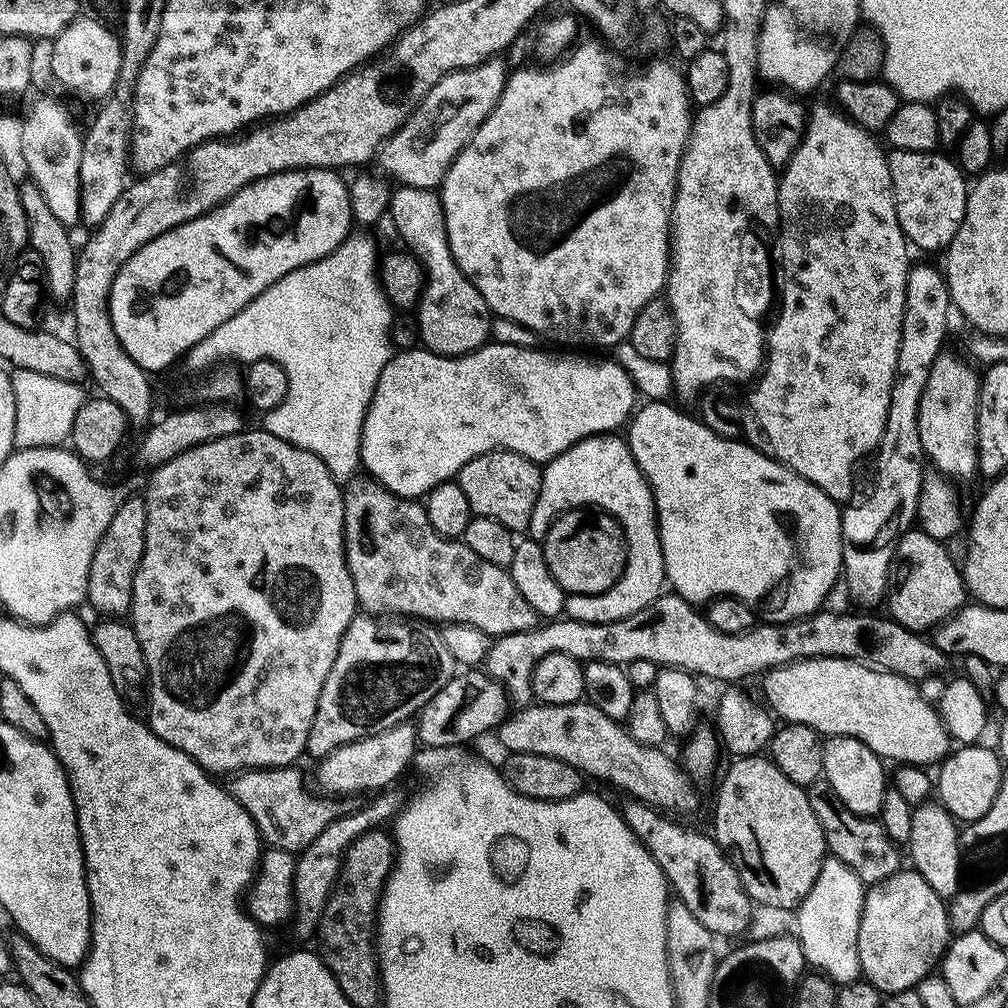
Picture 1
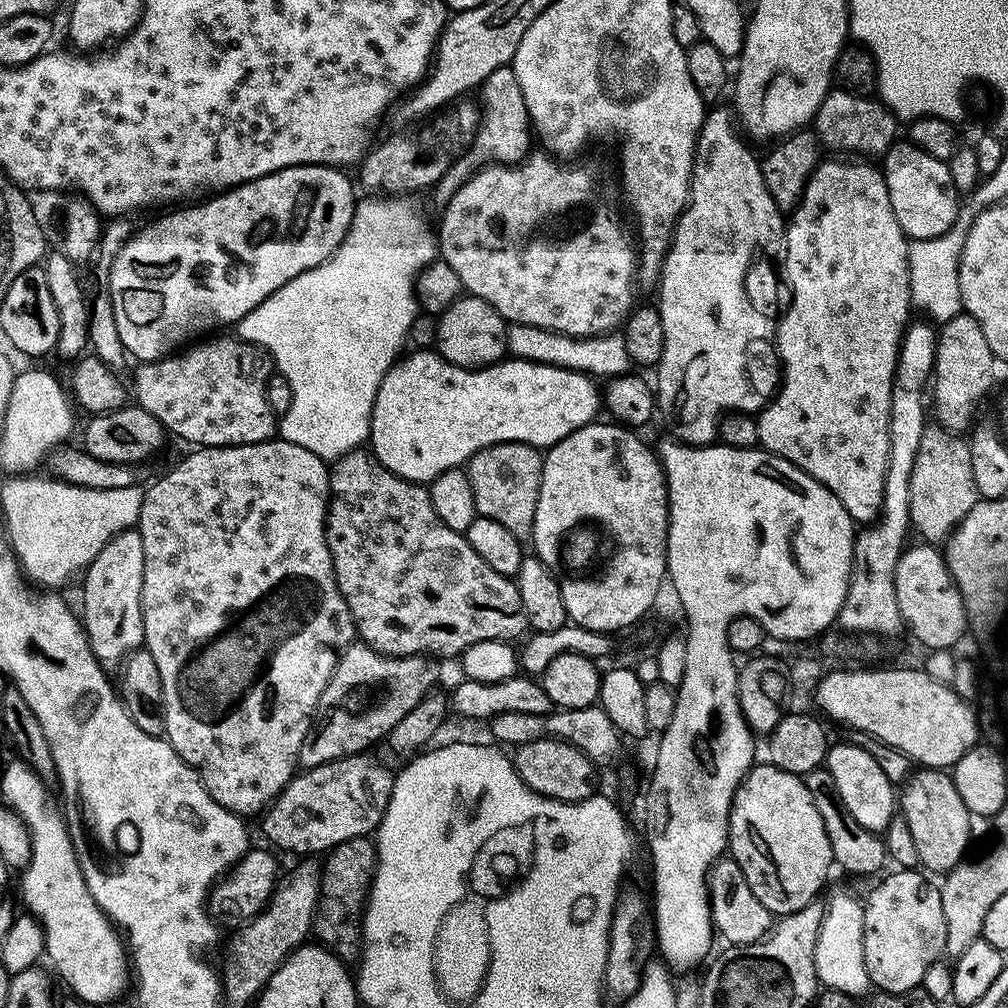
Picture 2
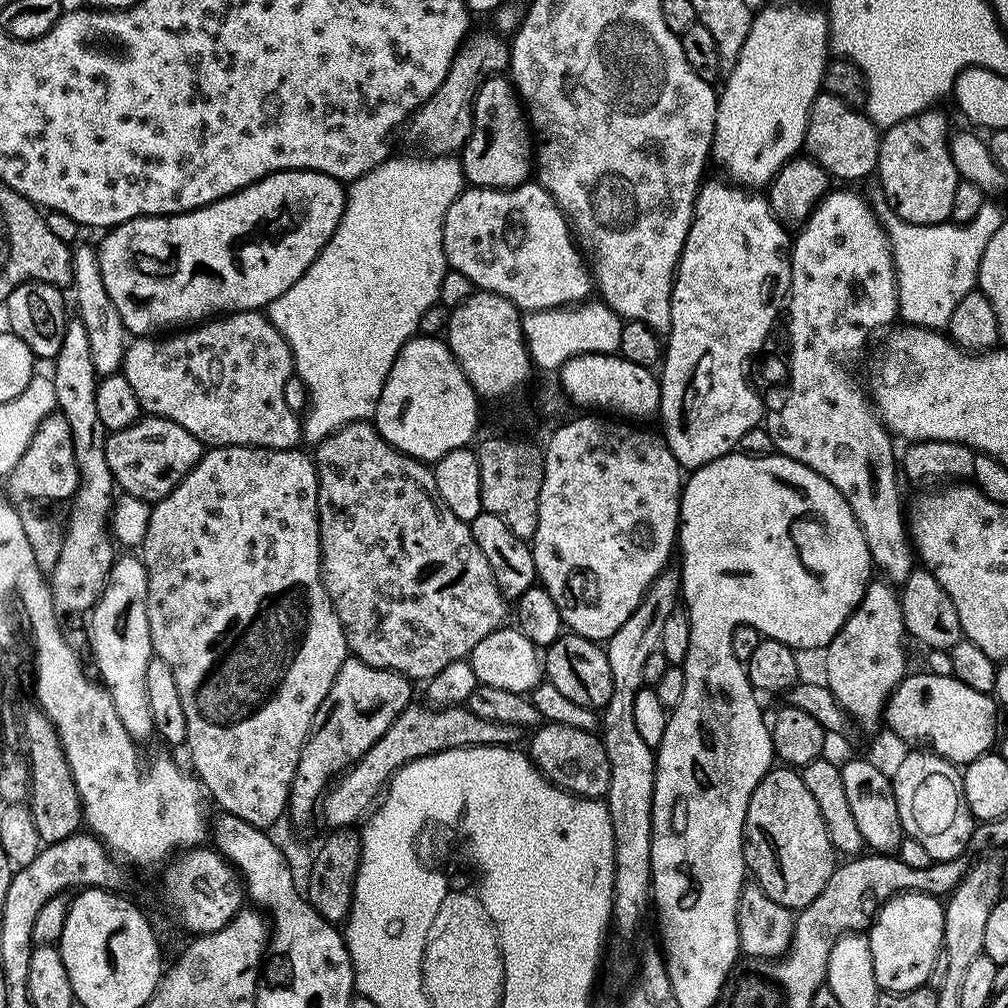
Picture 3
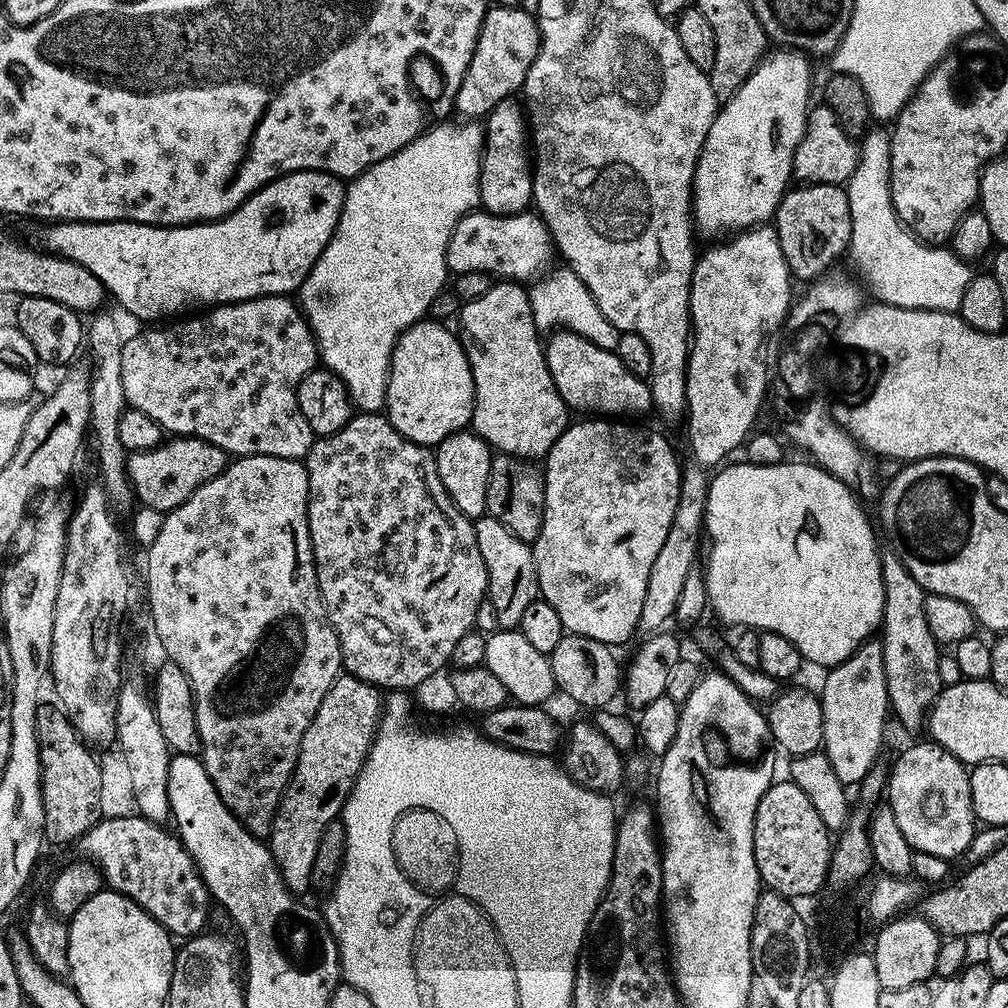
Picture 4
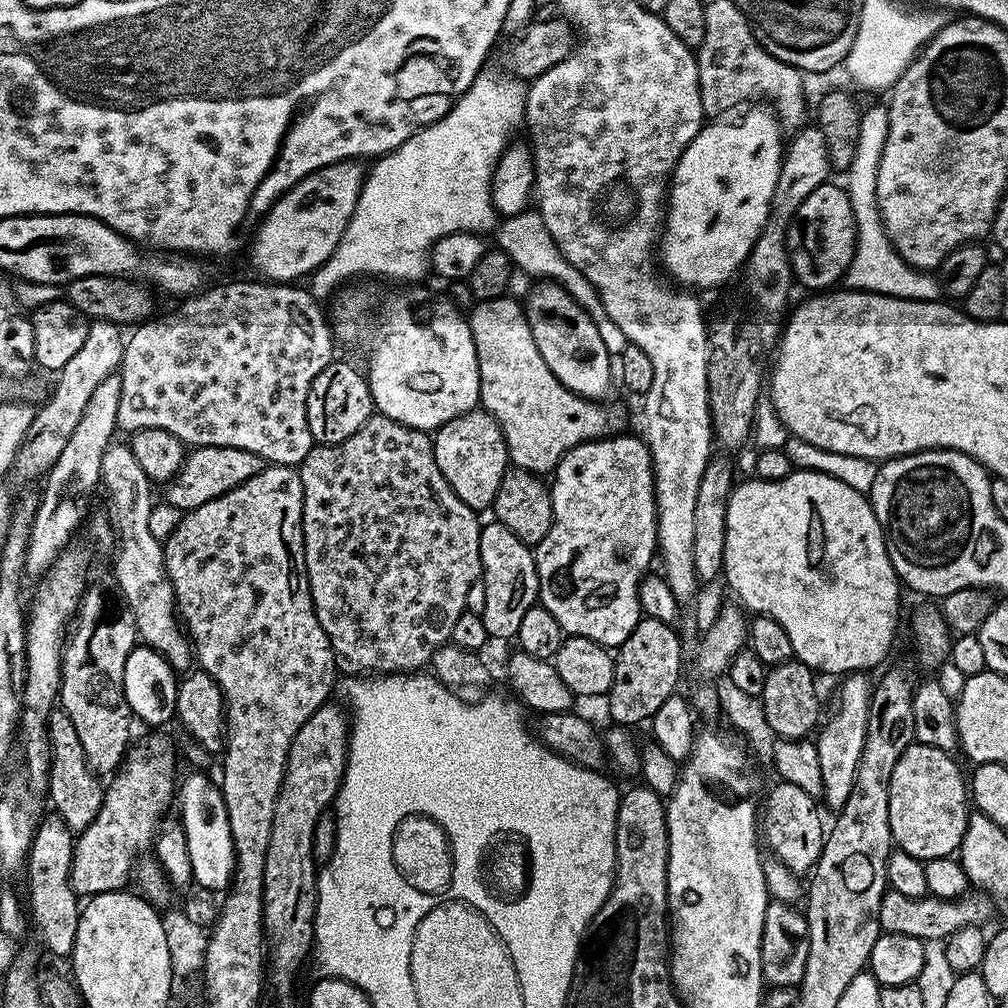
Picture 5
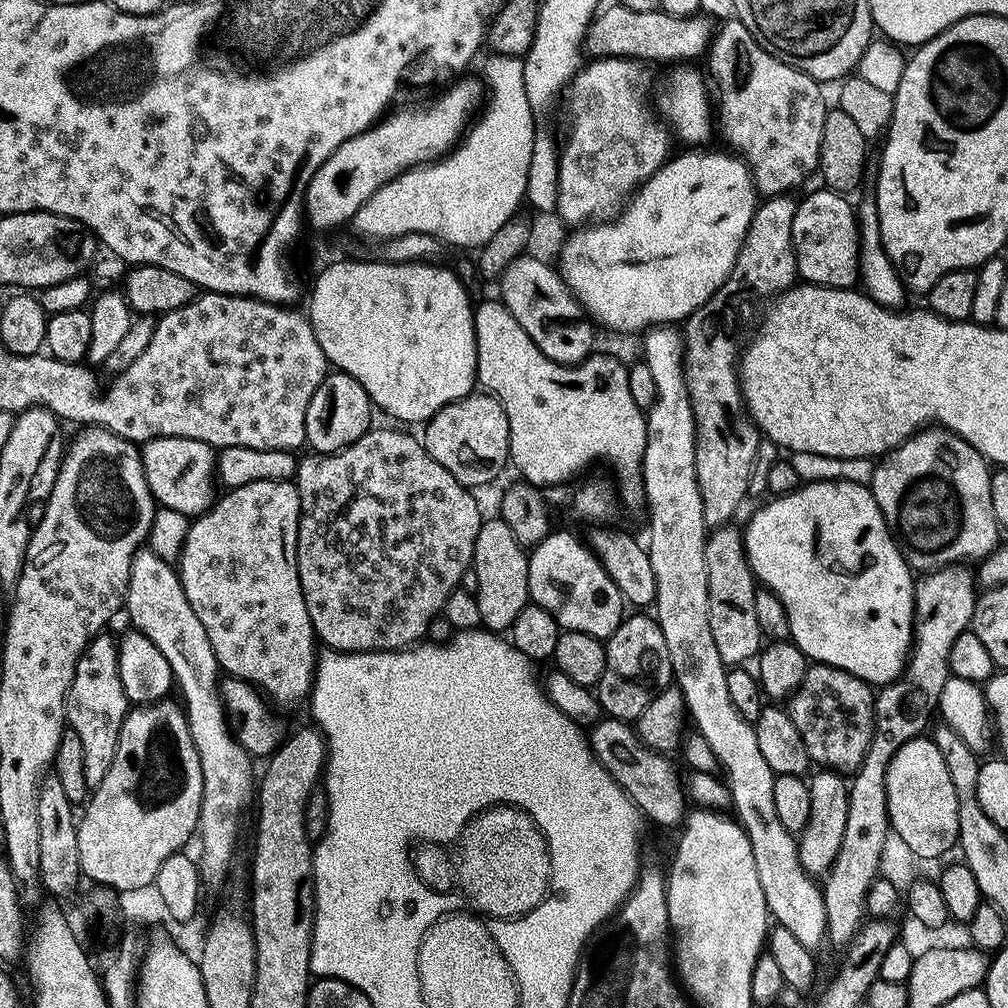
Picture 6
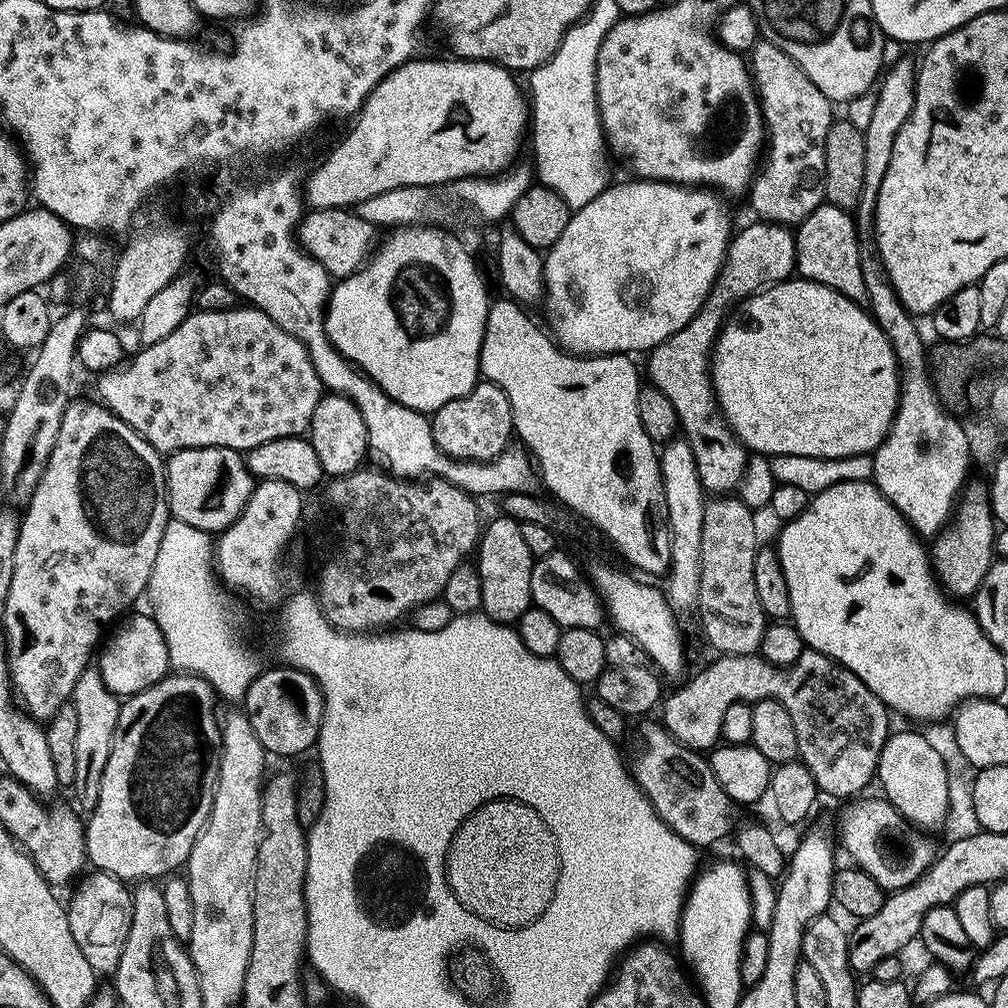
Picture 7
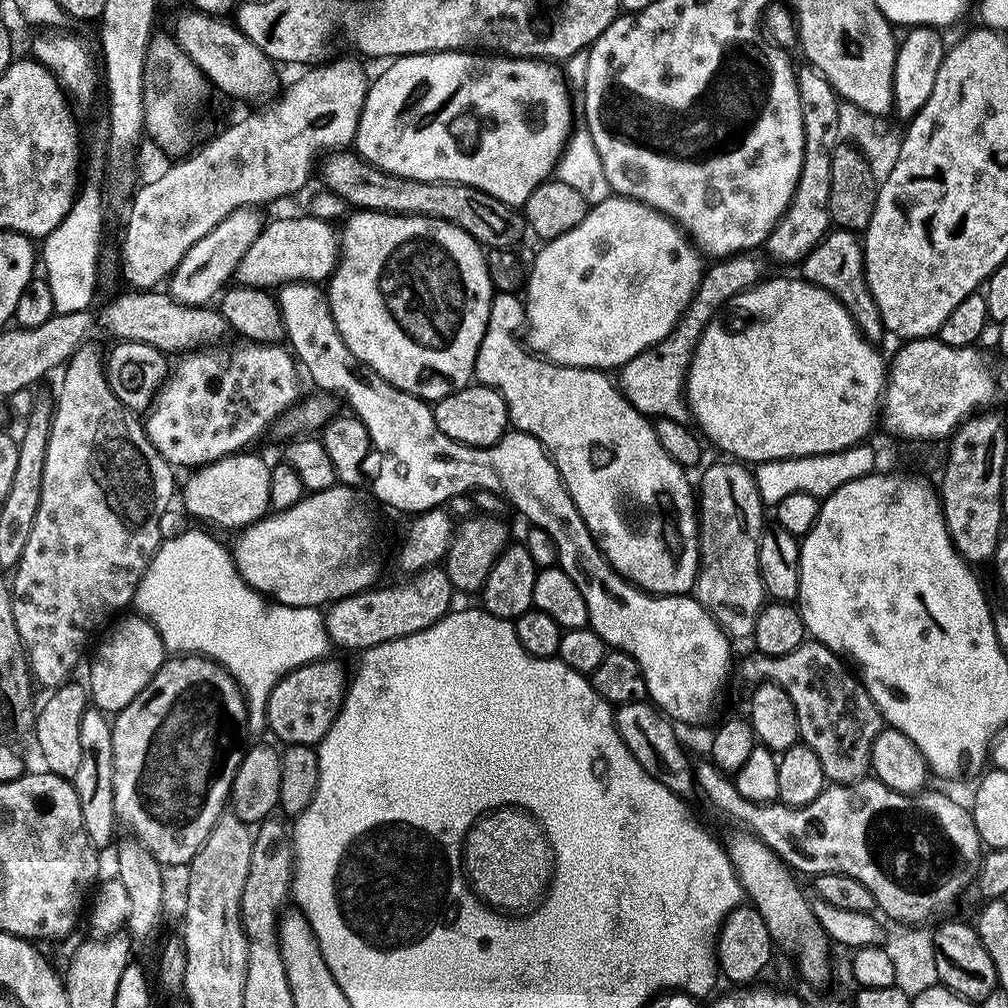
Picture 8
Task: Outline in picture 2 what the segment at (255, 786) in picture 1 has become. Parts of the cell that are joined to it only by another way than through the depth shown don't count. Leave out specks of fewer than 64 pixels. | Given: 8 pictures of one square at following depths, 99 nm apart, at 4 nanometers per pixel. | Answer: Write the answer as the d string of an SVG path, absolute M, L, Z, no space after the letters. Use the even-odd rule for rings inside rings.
M368 754L347 756L341 760L331 760L322 766L297 771L292 781L279 792L263 813L264 836L269 840L267 843L281 853L293 852L296 858L312 858L317 855L315 852L327 854L334 846L350 838L371 837L379 828L390 806L392 787L396 778L393 769L388 769L386 765L379 764L370 757L371 755Z

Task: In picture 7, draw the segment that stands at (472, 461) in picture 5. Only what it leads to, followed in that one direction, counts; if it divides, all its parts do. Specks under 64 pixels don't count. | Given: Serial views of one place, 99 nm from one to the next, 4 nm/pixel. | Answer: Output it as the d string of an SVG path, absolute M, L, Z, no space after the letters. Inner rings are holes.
M477 383L462 398L454 398L431 413L430 419L434 442L455 460L492 460L504 453L508 439L514 436L510 402L497 384Z

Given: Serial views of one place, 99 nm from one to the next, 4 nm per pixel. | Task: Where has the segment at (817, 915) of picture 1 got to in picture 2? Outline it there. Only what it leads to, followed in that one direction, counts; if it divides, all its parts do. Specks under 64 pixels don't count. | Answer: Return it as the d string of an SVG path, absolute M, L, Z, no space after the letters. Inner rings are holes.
M844 892L827 901L824 921L816 939L814 962L817 981L824 988L842 990L857 998L863 997L863 992L870 988L864 957L864 910L861 901Z

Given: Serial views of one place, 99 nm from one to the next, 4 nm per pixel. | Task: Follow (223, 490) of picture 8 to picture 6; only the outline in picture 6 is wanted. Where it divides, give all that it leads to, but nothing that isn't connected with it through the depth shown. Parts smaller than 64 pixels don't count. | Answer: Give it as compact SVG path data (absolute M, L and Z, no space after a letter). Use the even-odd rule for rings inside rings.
M163 436L143 445L140 457L157 505L189 518L203 516L218 499L217 453L211 444L194 438Z

